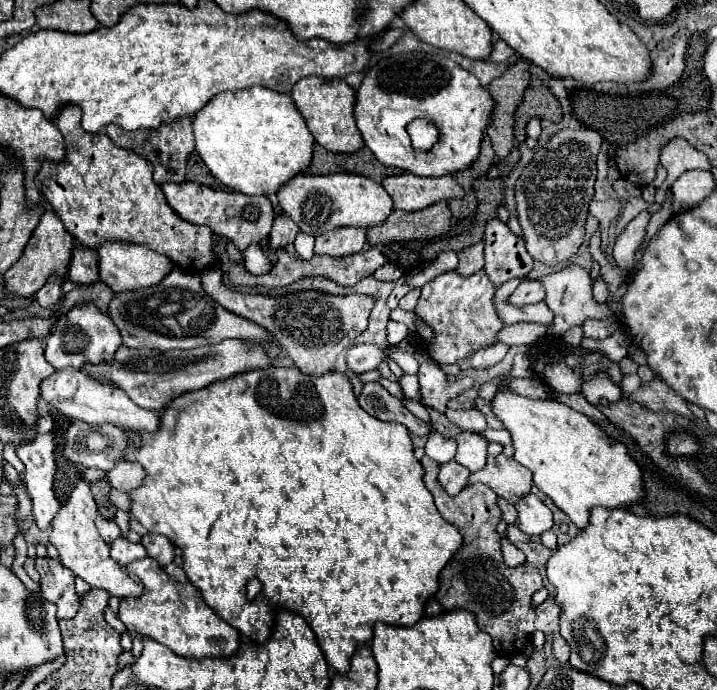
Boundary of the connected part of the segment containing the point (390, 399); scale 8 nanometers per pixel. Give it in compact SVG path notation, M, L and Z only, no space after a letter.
M378 382L364 384L358 396L358 402L370 416L382 422L400 422L410 430L410 434L416 434L416 436L432 434L432 426L428 422L416 418L396 396L384 390Z

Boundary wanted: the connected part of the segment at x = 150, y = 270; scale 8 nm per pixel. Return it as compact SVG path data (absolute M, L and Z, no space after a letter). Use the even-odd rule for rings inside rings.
M106 242L98 248L100 254L100 278L106 282L114 294L156 286L170 272L170 260L158 252L148 250L148 246L128 244L128 242Z

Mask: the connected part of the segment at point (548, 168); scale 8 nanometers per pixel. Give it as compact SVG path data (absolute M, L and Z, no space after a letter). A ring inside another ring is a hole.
M560 130L546 148L538 148L532 162L516 182L518 220L524 230L526 250L546 266L566 264L584 242L588 204L594 198L596 156L602 136L596 130Z

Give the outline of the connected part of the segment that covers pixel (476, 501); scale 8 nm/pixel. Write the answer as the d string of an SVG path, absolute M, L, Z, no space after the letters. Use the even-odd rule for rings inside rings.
M424 456L422 466L426 470L424 482L426 488L432 492L436 508L448 520L454 524L462 538L464 544L462 548L452 556L452 560L446 564L446 568L440 574L440 590L436 594L436 600L444 606L444 610L468 610L476 616L476 624L480 630L492 636L492 644L496 652L502 656L516 656L518 652L522 654L524 648L528 646L532 634L536 630L544 634L554 636L554 656L566 664L570 648L566 646L564 638L558 634L558 606L554 602L542 602L536 610L532 610L532 594L542 588L542 576L532 564L522 564L522 566L506 566L502 558L502 536L498 534L498 524L502 520L502 510L498 506L496 494L484 486L484 484L472 484L466 486L458 496L448 496L442 486L438 484L438 462L432 458ZM484 578L486 578L486 594L484 592Z

